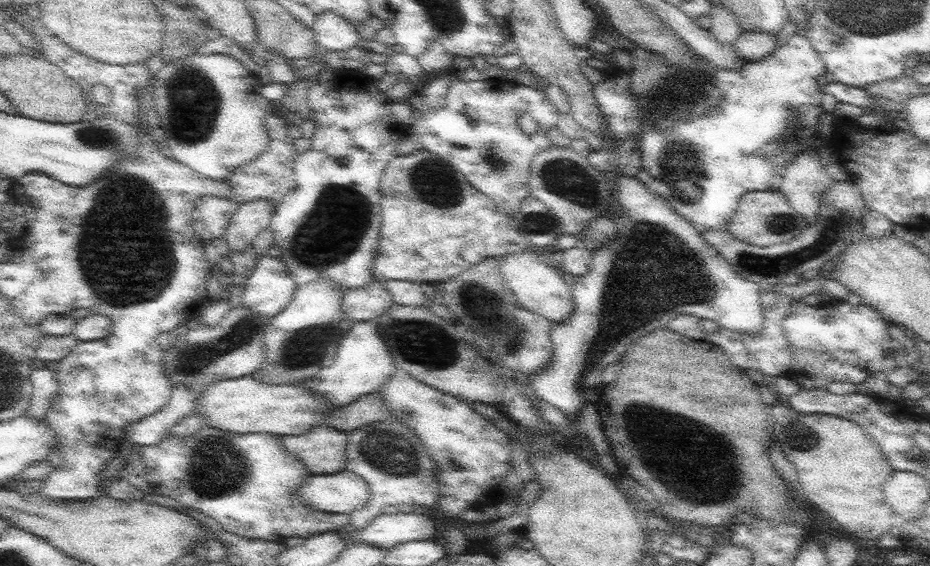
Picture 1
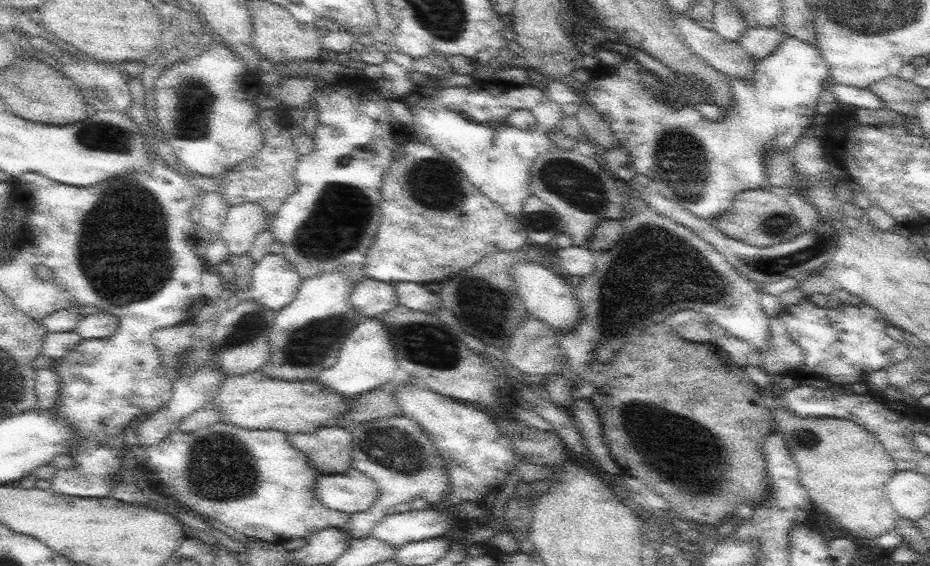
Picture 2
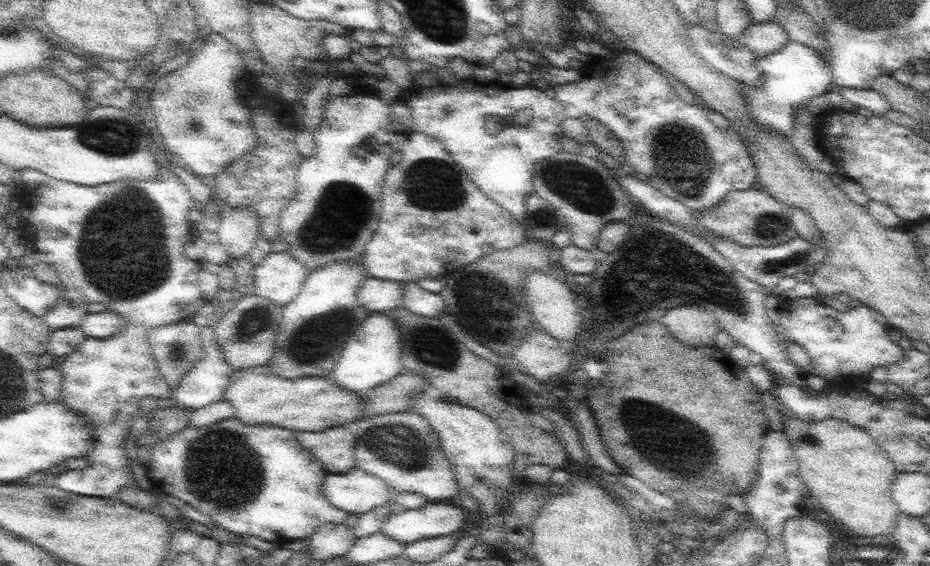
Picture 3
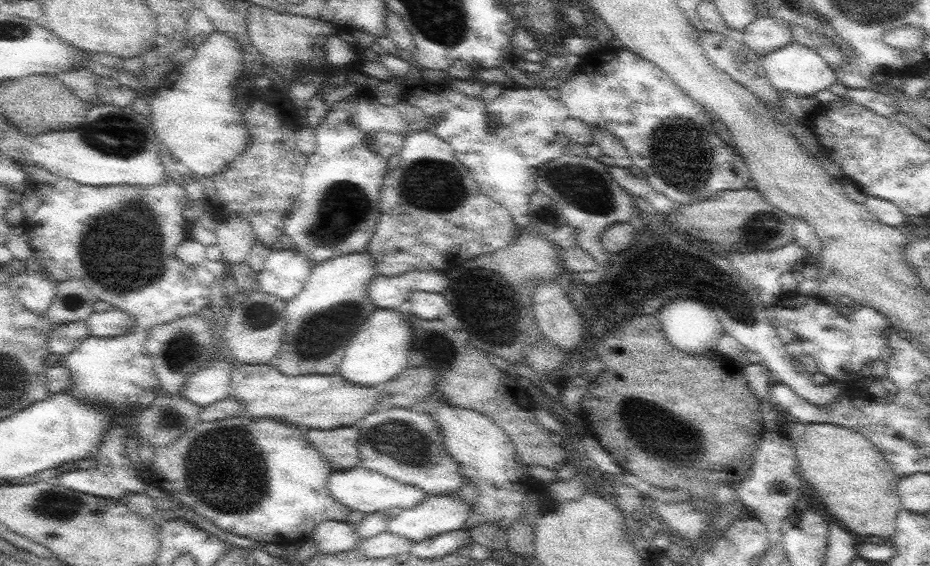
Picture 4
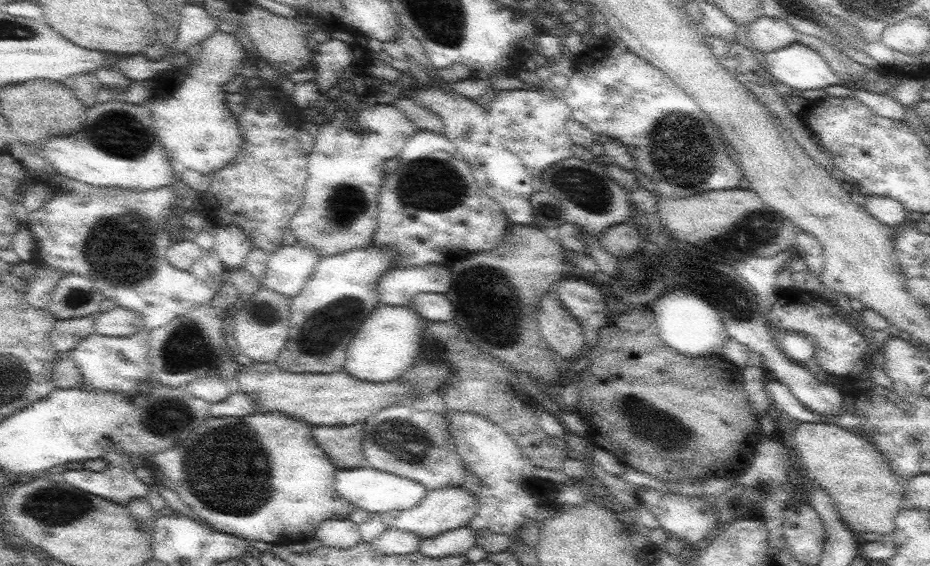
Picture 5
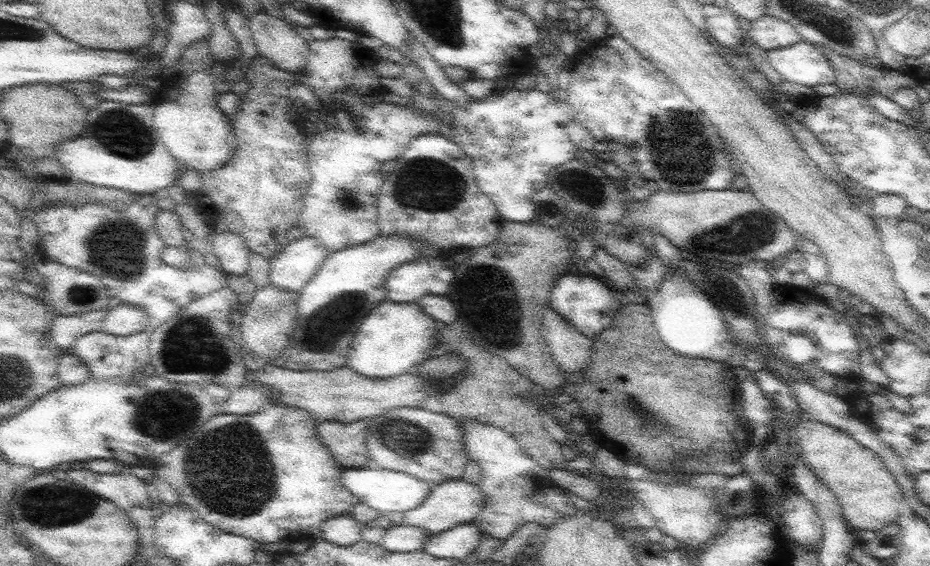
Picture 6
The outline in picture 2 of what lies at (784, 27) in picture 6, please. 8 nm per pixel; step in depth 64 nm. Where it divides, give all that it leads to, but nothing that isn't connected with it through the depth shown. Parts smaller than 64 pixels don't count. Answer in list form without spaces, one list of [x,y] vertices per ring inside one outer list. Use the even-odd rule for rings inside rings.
[[[751,28],[745,30],[737,42],[747,52],[747,56],[751,56],[757,62],[771,56],[781,46],[783,38],[777,30],[771,28]]]

